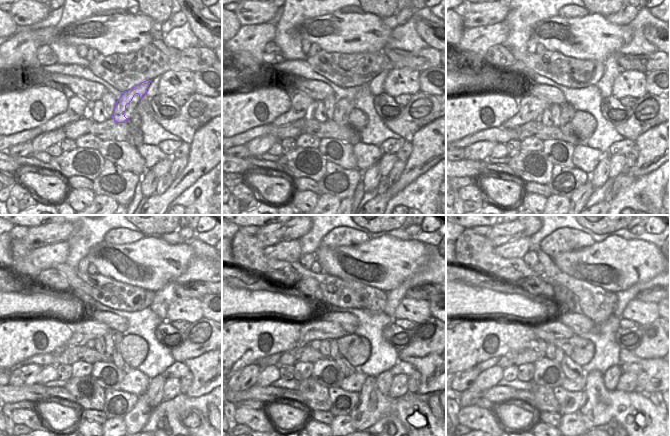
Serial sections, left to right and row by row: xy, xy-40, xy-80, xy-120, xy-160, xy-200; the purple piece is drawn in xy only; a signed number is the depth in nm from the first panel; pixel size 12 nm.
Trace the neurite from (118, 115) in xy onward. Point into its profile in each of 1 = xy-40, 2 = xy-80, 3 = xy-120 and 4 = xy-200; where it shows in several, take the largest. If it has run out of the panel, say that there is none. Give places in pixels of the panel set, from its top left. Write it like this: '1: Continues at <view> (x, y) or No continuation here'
1: Continues at xy-40 (342, 107)
2: Continues at xy-80 (567, 111)
3: Continues at xy-120 (116, 358)
4: Continues at xy-200 (571, 370).

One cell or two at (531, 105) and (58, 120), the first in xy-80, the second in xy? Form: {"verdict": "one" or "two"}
{"verdict": "one"}

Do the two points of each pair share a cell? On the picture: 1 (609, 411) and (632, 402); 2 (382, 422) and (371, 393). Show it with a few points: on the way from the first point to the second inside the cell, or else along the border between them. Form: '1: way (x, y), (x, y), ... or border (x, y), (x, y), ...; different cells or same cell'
1: way (615, 405), (618, 402), (626, 402); same cell
2: border (390, 410), (385, 412), (371, 425); different cells

